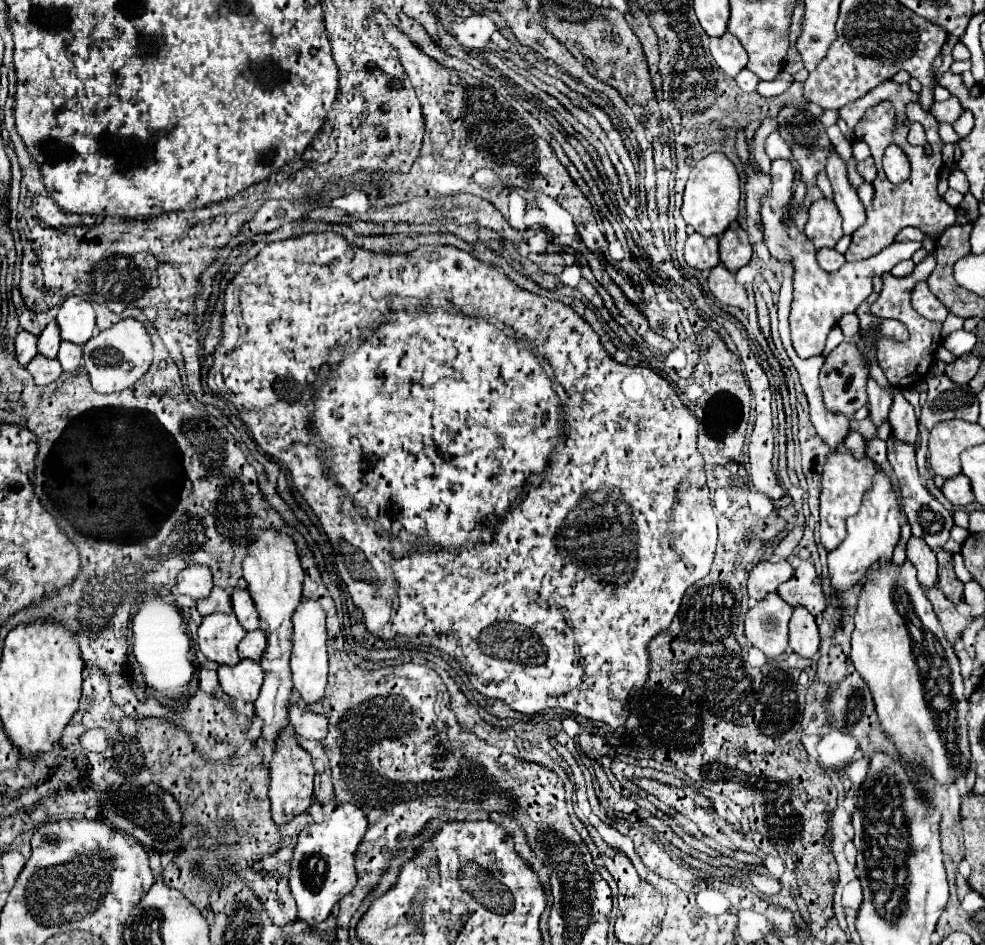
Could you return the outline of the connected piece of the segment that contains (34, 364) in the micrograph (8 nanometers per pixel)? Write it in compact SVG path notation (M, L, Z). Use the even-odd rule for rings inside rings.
M36 355L36 357L28 363L26 369L28 369L30 375L34 377L34 383L36 383L36 385L50 385L50 383L56 381L56 379L60 377L60 373L62 373L60 363L58 363L56 359L46 359L46 357L40 357L40 355Z

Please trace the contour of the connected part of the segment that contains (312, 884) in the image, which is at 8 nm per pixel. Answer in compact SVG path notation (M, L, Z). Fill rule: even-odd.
M344 803L334 807L332 813L326 815L322 823L308 825L304 833L300 833L300 839L292 857L290 889L298 905L298 919L304 921L308 927L326 921L330 915L330 909L356 885L354 853L366 833L366 825L368 821L362 809L350 803Z

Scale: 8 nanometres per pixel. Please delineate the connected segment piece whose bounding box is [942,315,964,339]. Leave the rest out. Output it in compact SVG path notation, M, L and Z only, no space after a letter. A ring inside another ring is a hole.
M948 315L948 319L944 321L944 329L942 329L942 337L946 339L952 331L958 331L958 329L962 329L962 323L964 323L964 319L960 319L960 317L956 317L956 315Z

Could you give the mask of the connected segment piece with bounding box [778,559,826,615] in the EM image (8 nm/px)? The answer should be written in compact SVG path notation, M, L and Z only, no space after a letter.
M800 561L794 575L778 587L778 595L792 607L804 605L812 615L818 615L826 607L826 599L812 561Z

